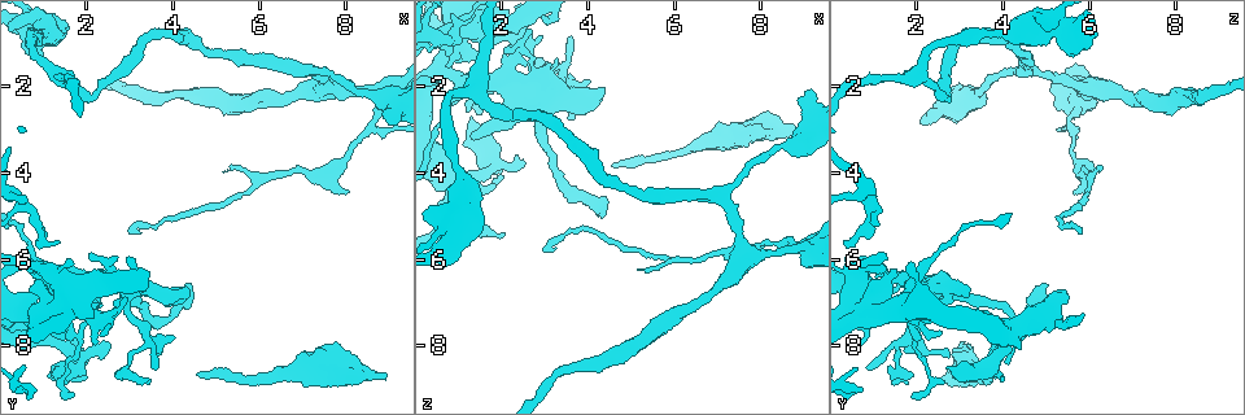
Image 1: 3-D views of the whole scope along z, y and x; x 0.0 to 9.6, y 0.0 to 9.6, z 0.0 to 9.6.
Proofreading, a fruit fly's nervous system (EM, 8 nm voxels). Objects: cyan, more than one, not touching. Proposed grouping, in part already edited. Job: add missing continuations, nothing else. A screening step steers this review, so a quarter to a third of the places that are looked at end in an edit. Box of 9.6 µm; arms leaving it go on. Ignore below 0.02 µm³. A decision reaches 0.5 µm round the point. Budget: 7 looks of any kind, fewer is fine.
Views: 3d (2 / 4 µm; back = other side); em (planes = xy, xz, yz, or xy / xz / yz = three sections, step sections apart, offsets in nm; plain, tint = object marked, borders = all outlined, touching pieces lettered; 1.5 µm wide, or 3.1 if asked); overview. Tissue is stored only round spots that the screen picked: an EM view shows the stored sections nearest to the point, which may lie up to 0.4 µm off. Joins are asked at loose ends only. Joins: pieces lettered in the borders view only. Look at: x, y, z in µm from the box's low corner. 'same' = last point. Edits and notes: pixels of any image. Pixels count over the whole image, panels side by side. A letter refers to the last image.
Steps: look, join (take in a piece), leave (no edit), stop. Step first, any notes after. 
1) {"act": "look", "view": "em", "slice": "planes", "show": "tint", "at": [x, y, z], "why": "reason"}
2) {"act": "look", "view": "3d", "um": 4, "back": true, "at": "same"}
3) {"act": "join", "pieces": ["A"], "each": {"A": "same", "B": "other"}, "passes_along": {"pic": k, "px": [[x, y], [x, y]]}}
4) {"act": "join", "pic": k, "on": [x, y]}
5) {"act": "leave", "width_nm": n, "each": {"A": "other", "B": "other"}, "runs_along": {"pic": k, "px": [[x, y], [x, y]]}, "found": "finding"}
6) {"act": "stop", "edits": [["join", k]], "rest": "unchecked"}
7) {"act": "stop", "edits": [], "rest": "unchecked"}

{"act": "look", "view": "em", "slice": "xz", "step": 8, "show": "borders", "at": [2.55, 8.00, 3.85], "why": "free end"}

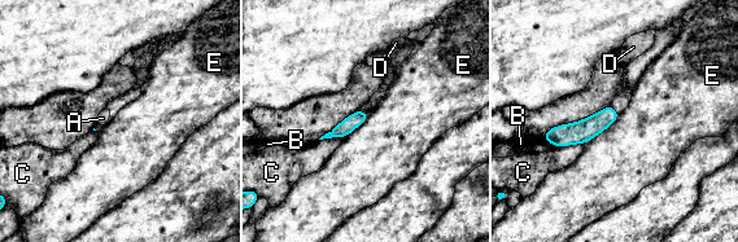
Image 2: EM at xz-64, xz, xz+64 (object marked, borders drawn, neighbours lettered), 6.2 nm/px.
{"act": "look", "view": "em", "slice": "planes", "show": "borders", "at": "same"}

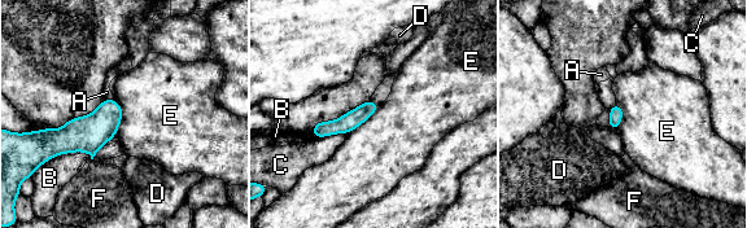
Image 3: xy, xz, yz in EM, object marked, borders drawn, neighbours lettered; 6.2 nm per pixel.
{"act": "leave", "each": {"A": "other", "B": "other", "C": "other", "D": "other", "E": "other", "F": "other"}, "border": {"pic": 3, "px": [[114, 99], [121, 106], [116, 136]]}, "found": "none of them fits"}

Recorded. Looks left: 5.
{"act": "look", "view": "3d", "um": 2, "at": [4.55, 8.70, 3.80], "why": "tapers out"}

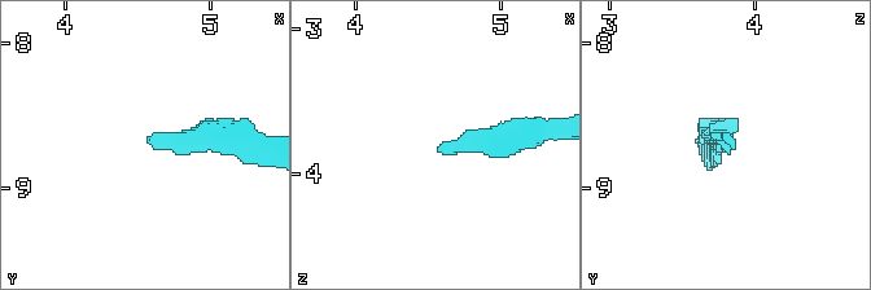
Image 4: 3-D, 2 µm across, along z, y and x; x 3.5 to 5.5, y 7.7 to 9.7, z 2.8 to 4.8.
{"act": "look", "view": "em", "slice": "planes", "show": "plain", "at": [4.58, 8.66, 3.82]}

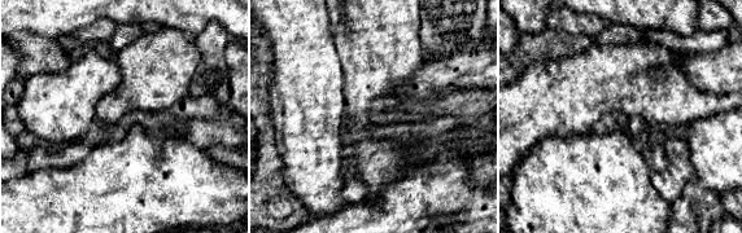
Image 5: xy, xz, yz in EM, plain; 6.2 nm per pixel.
{"act": "look", "view": "em", "slice": "planes", "show": "borders", "at": "same"}

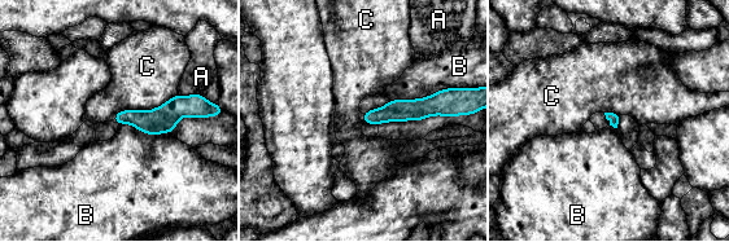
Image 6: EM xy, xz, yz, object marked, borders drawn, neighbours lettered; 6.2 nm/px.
{"act": "leave", "each": {"A": "other", "B": "other", "C": "other"}, "border": {"pic": 6, "px": [[177, 93], [112, 119]]}, "found": "no lettered piece goes on from it"}

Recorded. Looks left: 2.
{"act": "look", "view": "3d", "um": 4, "at": [3.00, 5.40, 5.75], "why": "thin end"}

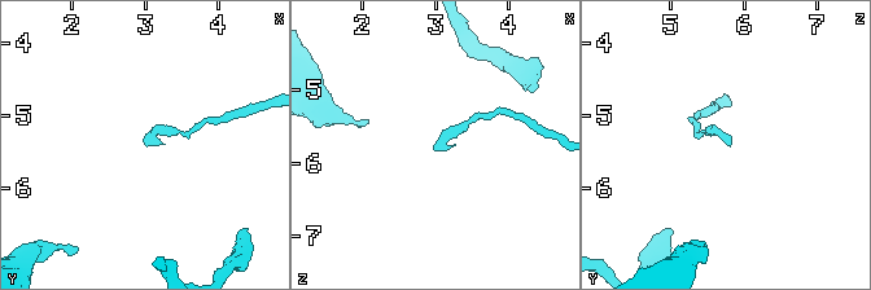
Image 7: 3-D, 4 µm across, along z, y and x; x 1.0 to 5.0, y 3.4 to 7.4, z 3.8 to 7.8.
{"act": "look", "view": "em", "slice": "planes", "show": "borders", "at": [2.95, 5.35, 5.75]}

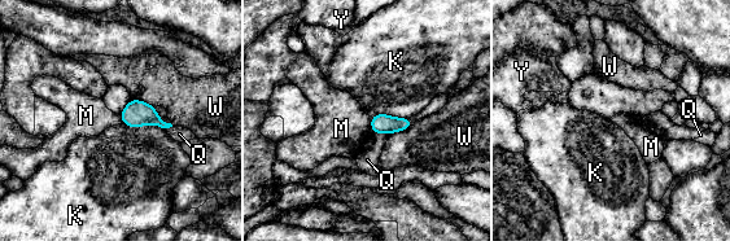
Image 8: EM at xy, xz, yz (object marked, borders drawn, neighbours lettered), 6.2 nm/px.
{"act": "leave", "longest_contact_nm": ["K", 280], "each": {"K": "other", "M": "other", "Q": "other", "W": "other", "Y": "other"}, "found": "no lettered piece goes on from it"}

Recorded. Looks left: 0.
{"act": "stop", "edits": [], "rest": "unchecked"}

